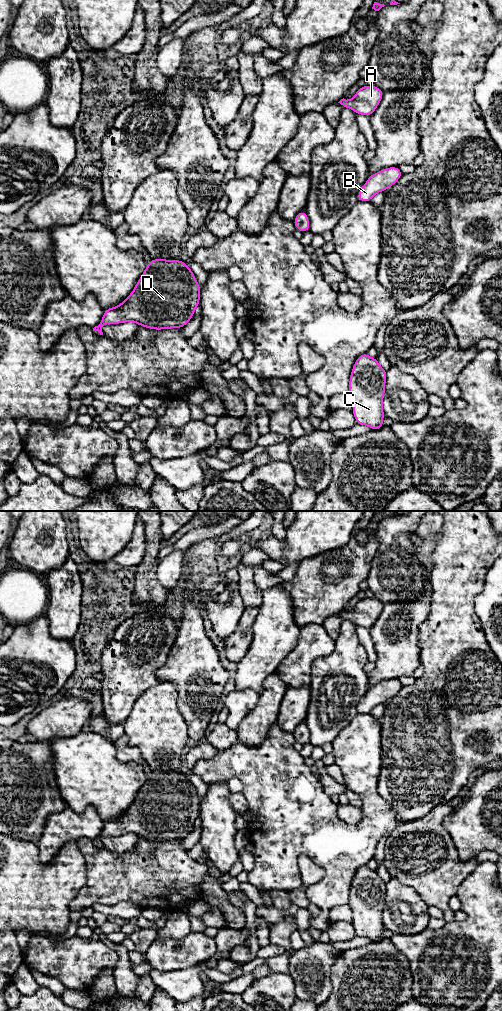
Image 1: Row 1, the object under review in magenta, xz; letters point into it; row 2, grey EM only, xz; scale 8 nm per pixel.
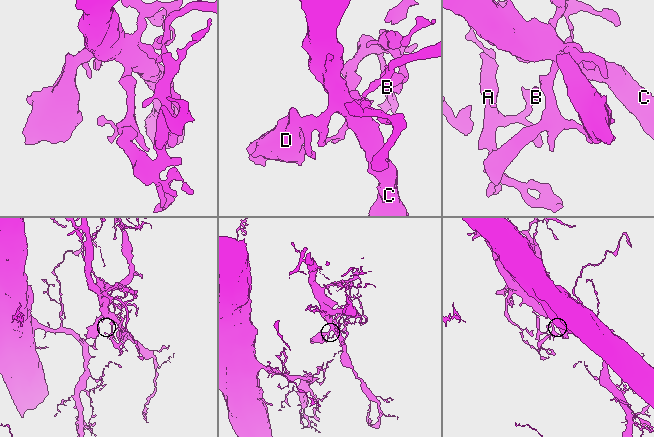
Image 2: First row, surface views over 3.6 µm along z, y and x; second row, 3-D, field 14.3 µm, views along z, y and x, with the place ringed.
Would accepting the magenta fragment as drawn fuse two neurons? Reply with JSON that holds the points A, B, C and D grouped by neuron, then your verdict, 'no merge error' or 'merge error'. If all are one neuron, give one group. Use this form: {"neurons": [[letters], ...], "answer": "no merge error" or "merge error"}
{"neurons": [["A", "B", "C", "D"]], "answer": "no merge error"}

